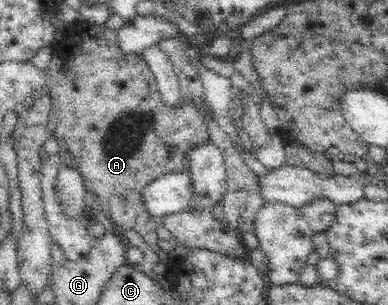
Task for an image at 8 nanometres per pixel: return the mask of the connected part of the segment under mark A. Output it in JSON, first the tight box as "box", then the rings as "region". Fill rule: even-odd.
{"box":[46,20,210,261],"region":[[[84,20],[68,27],[64,38],[57,38],[52,45],[53,55],[46,74],[47,93],[51,98],[48,130],[58,140],[65,166],[75,166],[84,177],[88,212],[103,214],[118,226],[135,230],[159,254],[159,258],[166,261],[166,252],[156,245],[160,240],[156,234],[159,220],[147,211],[141,202],[141,194],[156,178],[186,167],[188,151],[210,140],[206,131],[209,118],[186,101],[180,108],[165,106],[155,77],[143,57],[121,52],[118,44],[115,30]]]}

